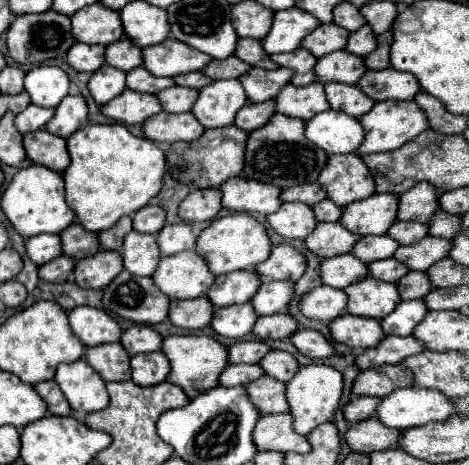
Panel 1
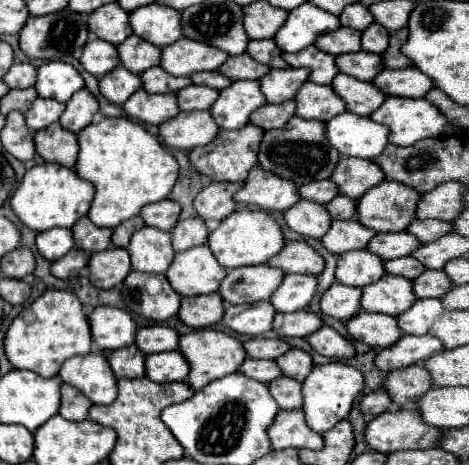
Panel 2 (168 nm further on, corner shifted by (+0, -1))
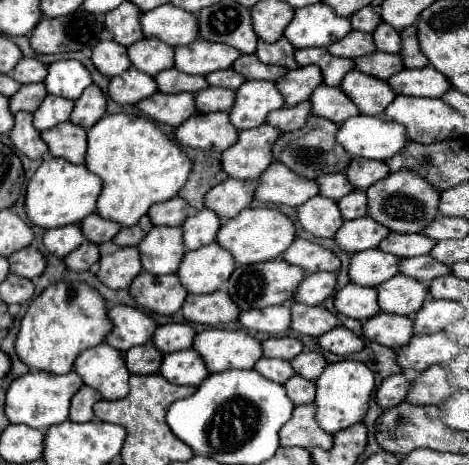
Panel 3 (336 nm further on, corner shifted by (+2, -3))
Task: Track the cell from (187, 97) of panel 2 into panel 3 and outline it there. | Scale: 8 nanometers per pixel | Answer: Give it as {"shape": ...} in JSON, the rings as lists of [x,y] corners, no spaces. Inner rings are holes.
{"shape":[[[206,87],[200,93],[196,93],[196,107],[200,113],[212,113],[228,111],[232,109],[236,91],[222,89],[222,87]]]}

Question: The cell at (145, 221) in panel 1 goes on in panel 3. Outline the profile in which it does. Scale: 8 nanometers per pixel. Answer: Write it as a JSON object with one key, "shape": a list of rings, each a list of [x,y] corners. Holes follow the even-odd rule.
{"shape":[[[182,197],[168,199],[164,203],[156,203],[148,215],[154,225],[182,225],[188,217],[188,203]]]}

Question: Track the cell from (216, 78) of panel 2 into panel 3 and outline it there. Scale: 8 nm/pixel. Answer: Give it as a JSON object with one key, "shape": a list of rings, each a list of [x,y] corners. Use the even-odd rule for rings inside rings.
{"shape":[[[232,69],[214,71],[214,73],[206,75],[206,80],[210,86],[234,89],[234,91],[236,91],[236,89],[238,89],[238,87],[240,87],[244,81],[246,81],[246,79],[244,79],[240,73],[232,71]],[[240,81],[242,81],[242,83],[240,83]]]}

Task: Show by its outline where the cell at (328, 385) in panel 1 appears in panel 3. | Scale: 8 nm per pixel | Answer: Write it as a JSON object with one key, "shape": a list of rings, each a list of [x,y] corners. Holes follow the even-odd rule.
{"shape":[[[338,361],[324,367],[324,373],[316,381],[316,419],[318,425],[328,433],[338,433],[340,429],[346,429],[354,423],[360,423],[370,407],[370,399],[374,393],[374,373],[368,369],[368,365],[360,361]]]}

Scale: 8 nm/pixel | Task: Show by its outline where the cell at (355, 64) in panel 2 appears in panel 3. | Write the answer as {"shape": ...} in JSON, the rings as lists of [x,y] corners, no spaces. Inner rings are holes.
{"shape":[[[372,53],[368,57],[360,57],[360,59],[354,59],[356,63],[356,69],[366,73],[366,75],[372,75],[372,77],[378,77],[378,79],[390,79],[392,75],[396,75],[400,69],[404,69],[402,65],[402,59],[398,53]]]}

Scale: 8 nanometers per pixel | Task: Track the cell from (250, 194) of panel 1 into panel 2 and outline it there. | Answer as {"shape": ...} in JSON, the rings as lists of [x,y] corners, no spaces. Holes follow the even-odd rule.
{"shape":[[[260,167],[250,171],[242,189],[234,195],[236,203],[254,205],[262,211],[286,211],[298,199],[298,191],[292,181],[280,179]]]}

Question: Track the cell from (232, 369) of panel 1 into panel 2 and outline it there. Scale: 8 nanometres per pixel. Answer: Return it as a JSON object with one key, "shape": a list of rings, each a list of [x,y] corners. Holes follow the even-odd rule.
{"shape":[[[244,359],[244,363],[238,369],[242,375],[262,381],[262,383],[270,383],[278,377],[282,377],[278,365],[274,361],[264,361],[264,359]]]}

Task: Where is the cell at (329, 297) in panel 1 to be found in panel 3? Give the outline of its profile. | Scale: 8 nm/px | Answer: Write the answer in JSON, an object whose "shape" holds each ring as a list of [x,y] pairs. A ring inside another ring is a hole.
{"shape":[[[348,283],[344,289],[340,289],[334,297],[334,305],[338,313],[348,315],[358,321],[368,321],[376,313],[380,313],[380,307],[376,303],[376,289],[374,287],[362,287],[356,283]]]}

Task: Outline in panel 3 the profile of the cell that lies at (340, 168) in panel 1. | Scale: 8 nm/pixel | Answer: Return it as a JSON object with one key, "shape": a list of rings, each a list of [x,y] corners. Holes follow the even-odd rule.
{"shape":[[[352,159],[350,167],[346,171],[348,179],[356,189],[368,189],[376,181],[388,177],[388,165],[380,161],[368,161],[368,159]]]}

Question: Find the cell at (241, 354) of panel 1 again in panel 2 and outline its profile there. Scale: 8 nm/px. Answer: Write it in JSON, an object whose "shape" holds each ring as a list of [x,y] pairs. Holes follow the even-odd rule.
{"shape":[[[254,337],[244,343],[246,357],[252,357],[252,359],[276,359],[276,357],[284,355],[288,349],[290,349],[290,345],[284,339],[276,339],[276,337],[272,337],[272,339]]]}

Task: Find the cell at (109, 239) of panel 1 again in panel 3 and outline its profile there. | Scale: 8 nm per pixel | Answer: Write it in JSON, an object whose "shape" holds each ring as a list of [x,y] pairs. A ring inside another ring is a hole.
{"shape":[[[144,215],[134,227],[122,227],[120,233],[116,235],[116,239],[112,239],[114,245],[118,247],[126,247],[126,245],[138,245],[140,239],[144,239],[144,235],[152,229],[152,221],[148,215]]]}

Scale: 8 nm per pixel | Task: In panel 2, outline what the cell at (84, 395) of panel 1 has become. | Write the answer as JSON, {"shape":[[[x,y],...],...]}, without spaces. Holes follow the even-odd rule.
{"shape":[[[88,353],[64,361],[58,377],[78,387],[94,405],[110,405],[116,399],[116,377],[112,375],[104,353]]]}

